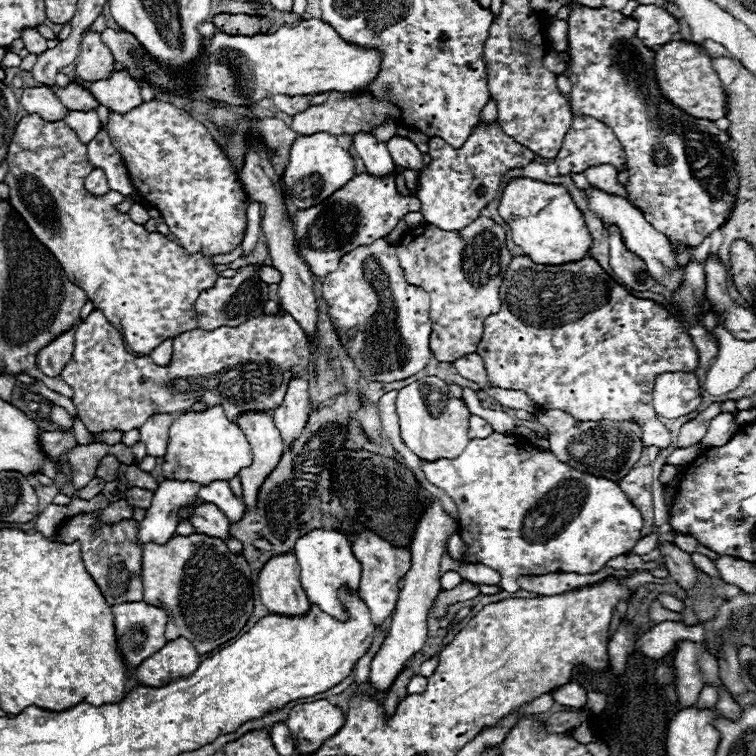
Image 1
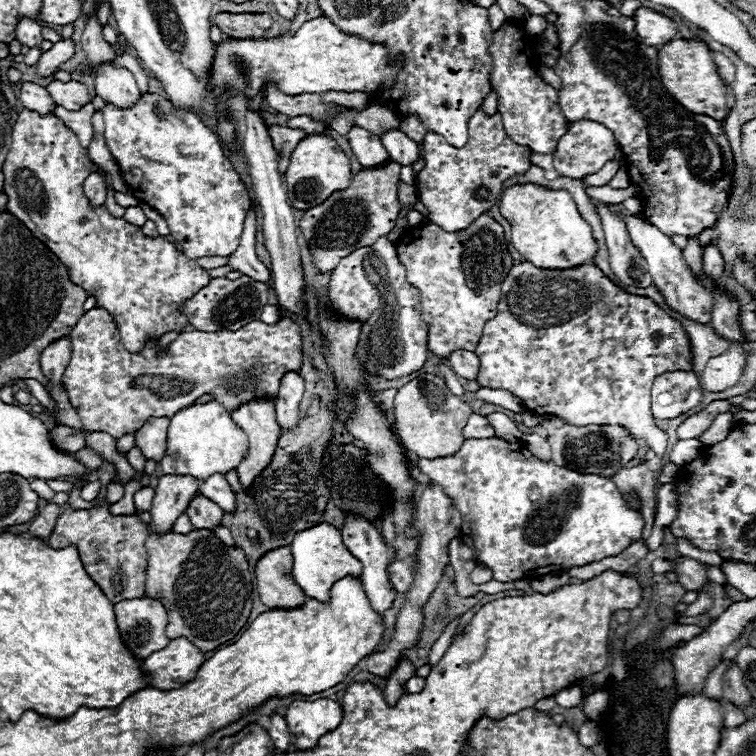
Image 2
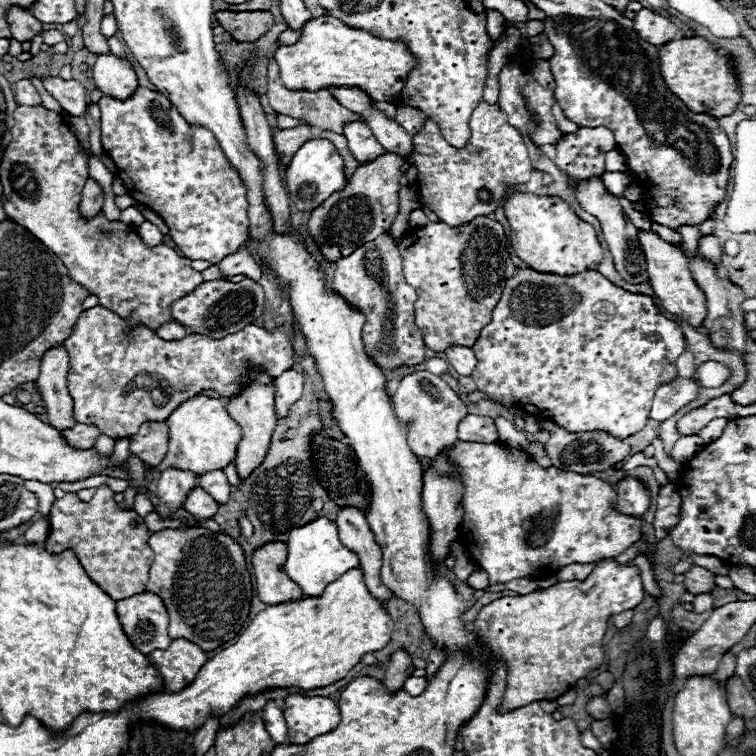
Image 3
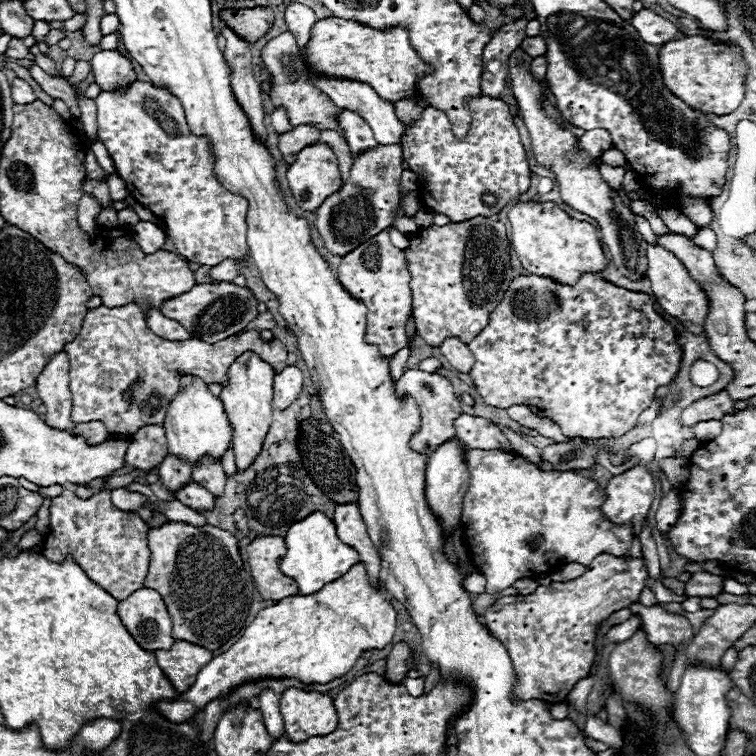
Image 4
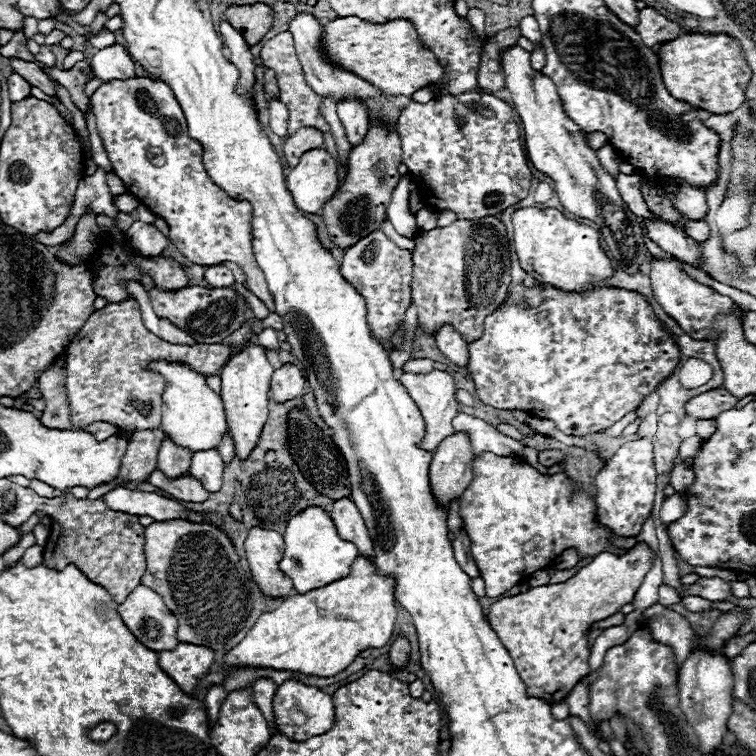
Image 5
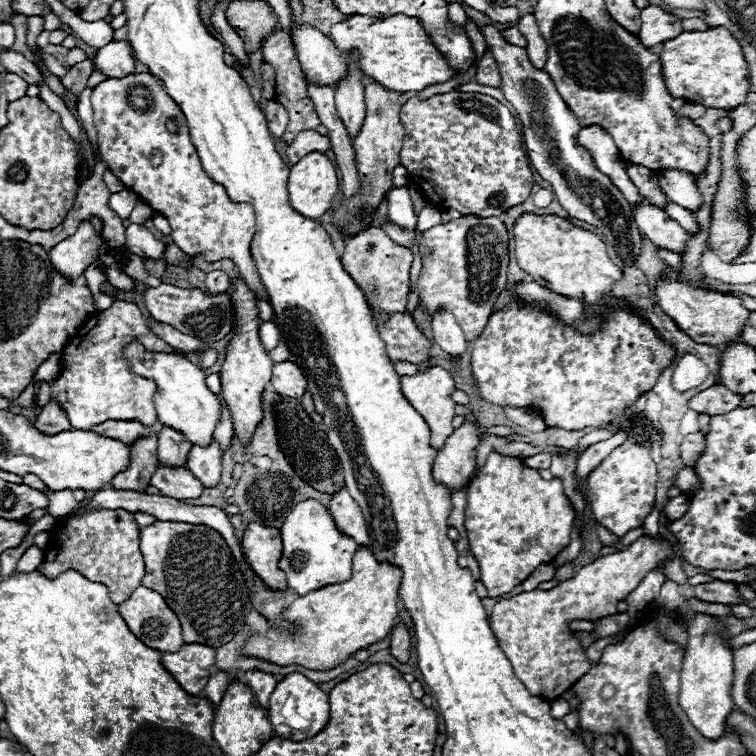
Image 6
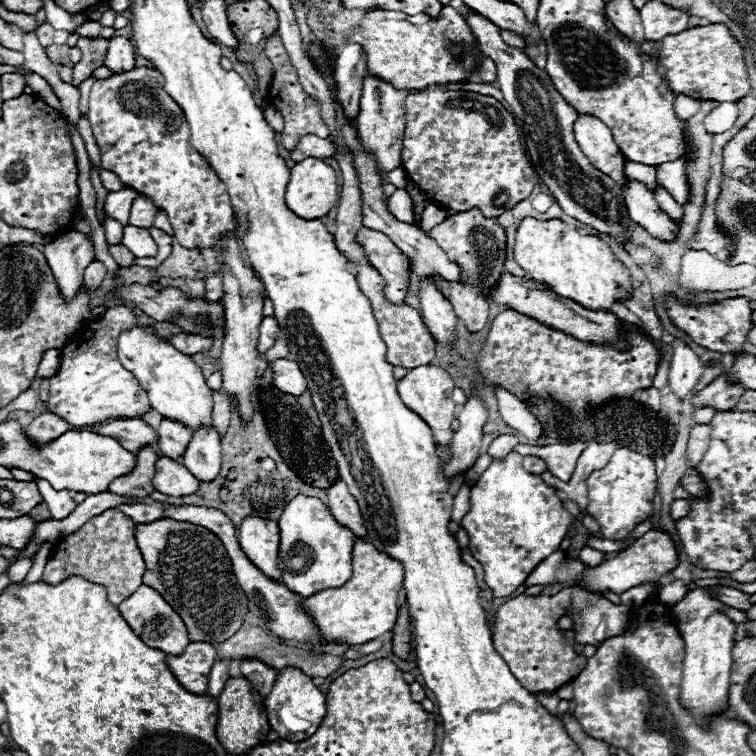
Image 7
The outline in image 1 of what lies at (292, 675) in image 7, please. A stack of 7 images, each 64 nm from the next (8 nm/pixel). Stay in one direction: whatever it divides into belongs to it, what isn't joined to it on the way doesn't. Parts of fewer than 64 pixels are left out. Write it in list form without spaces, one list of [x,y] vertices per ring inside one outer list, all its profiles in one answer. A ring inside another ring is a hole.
[[[328,700],[298,704],[290,710],[286,726],[296,744],[296,752],[312,754],[344,726],[344,712]]]

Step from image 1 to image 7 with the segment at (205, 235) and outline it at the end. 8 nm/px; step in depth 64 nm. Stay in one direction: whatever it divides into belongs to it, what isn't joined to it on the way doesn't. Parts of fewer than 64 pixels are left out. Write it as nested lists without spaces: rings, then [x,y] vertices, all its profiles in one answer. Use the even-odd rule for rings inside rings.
[[[138,66],[138,68],[132,68],[132,70],[128,70],[128,72],[114,74],[114,76],[110,76],[110,78],[96,80],[94,86],[92,86],[92,90],[90,90],[90,100],[88,100],[88,120],[90,120],[90,126],[92,126],[92,132],[94,132],[96,144],[98,144],[98,148],[100,148],[100,154],[102,154],[102,156],[100,156],[102,168],[104,168],[104,170],[112,170],[114,174],[118,174],[118,178],[120,178],[126,186],[134,188],[136,192],[140,192],[140,194],[144,194],[144,196],[150,196],[152,202],[154,202],[154,206],[156,206],[156,208],[162,208],[162,210],[168,214],[168,220],[170,220],[170,224],[172,224],[172,228],[174,228],[174,238],[176,238],[182,246],[186,246],[186,248],[212,248],[212,246],[218,242],[218,238],[220,238],[226,230],[232,230],[232,232],[236,234],[238,242],[240,242],[240,228],[238,228],[234,210],[232,210],[232,206],[230,206],[230,200],[228,200],[228,194],[226,194],[226,186],[220,182],[220,178],[214,174],[214,170],[210,168],[210,164],[206,162],[206,158],[204,158],[200,152],[196,152],[194,148],[186,148],[188,138],[190,138],[190,128],[188,128],[188,122],[186,122],[186,116],[184,116],[182,108],[166,94],[166,90],[164,90],[164,80],[162,80],[162,74],[160,74],[158,70],[148,68],[148,66]]]

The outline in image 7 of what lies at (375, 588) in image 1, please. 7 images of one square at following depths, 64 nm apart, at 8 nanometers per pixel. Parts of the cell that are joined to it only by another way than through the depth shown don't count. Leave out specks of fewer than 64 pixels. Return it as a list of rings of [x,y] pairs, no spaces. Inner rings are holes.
[[[338,478],[328,490],[328,508],[332,512],[332,516],[346,528],[350,528],[354,532],[354,536],[366,536],[366,526],[364,526],[364,518],[360,512],[360,506],[356,502],[356,498],[348,492],[346,482],[342,478]]]

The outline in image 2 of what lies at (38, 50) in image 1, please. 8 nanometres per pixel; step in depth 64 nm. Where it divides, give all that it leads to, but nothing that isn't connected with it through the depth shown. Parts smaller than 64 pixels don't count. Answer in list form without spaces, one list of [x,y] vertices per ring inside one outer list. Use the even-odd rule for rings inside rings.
[[[20,18],[16,24],[16,40],[26,46],[40,46],[42,42],[42,26],[32,18]]]

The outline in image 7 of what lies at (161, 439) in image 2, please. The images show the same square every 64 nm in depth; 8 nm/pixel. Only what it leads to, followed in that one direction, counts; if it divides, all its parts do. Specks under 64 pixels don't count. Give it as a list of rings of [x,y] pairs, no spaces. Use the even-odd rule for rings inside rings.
[[[144,446],[142,450],[136,452],[136,456],[138,456],[138,464],[134,472],[130,472],[130,476],[122,476],[122,480],[114,480],[108,492],[126,498],[136,498],[136,500],[148,498],[154,492],[152,478],[154,478],[154,464],[158,456],[152,446]]]

